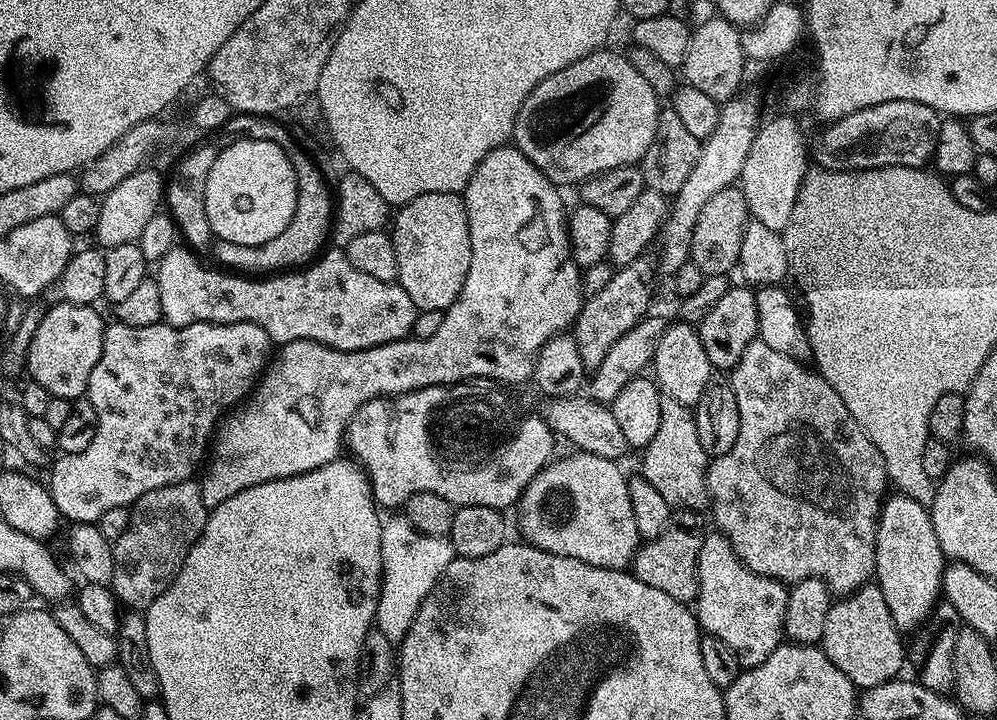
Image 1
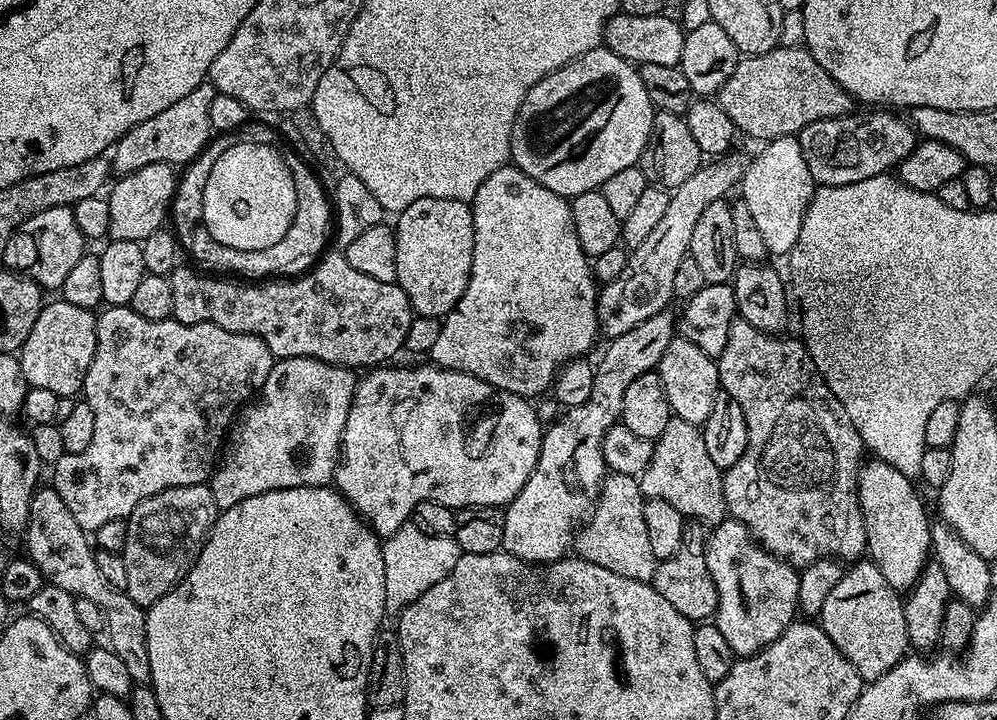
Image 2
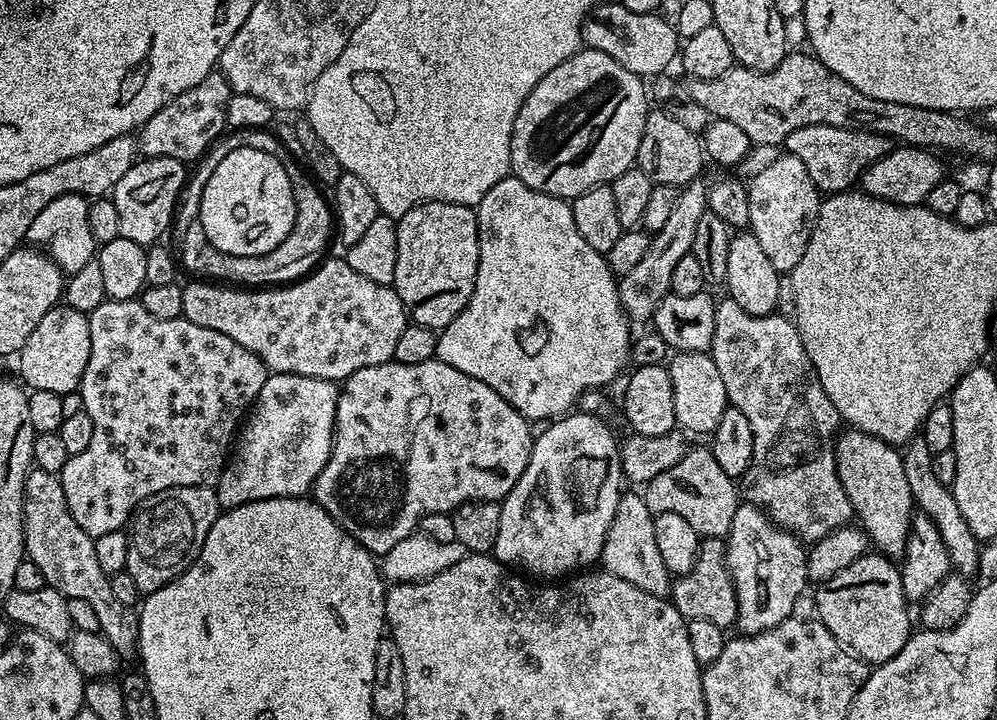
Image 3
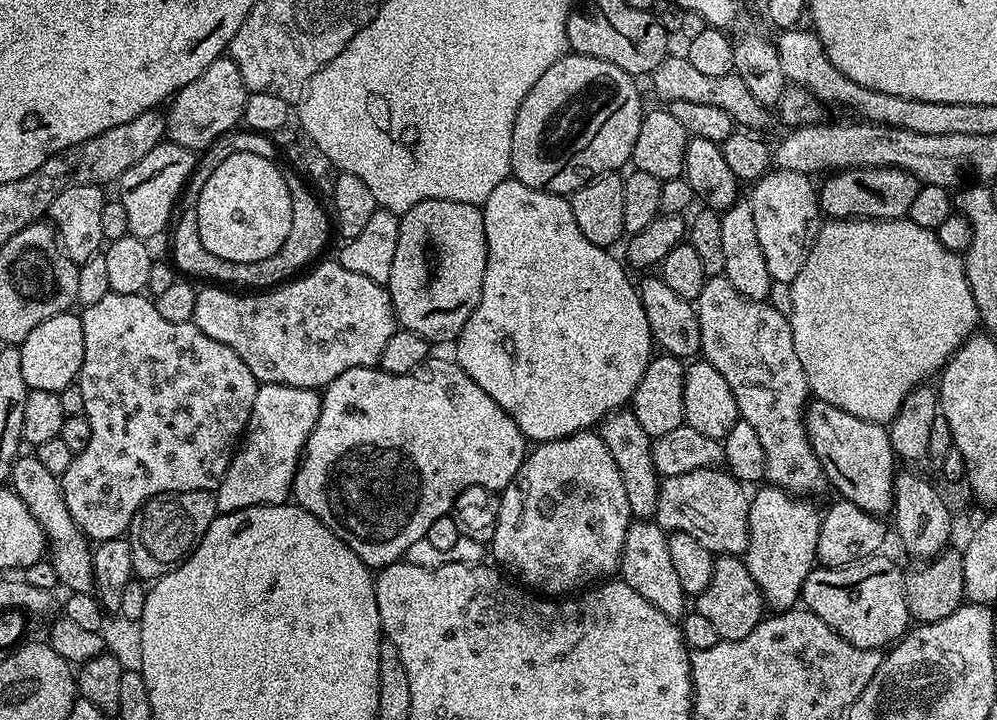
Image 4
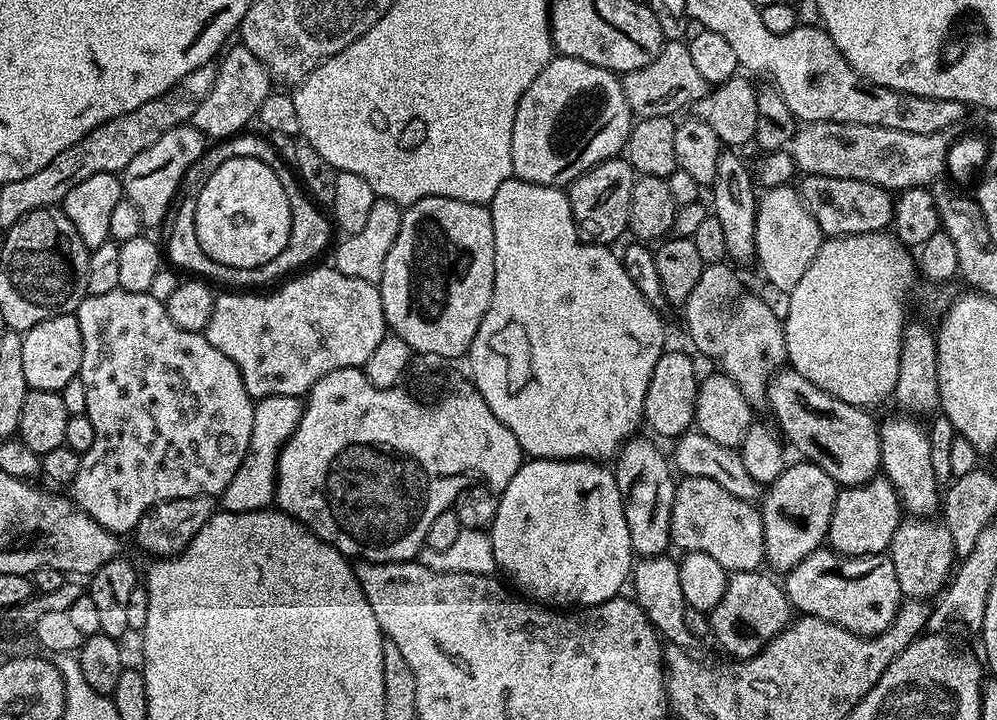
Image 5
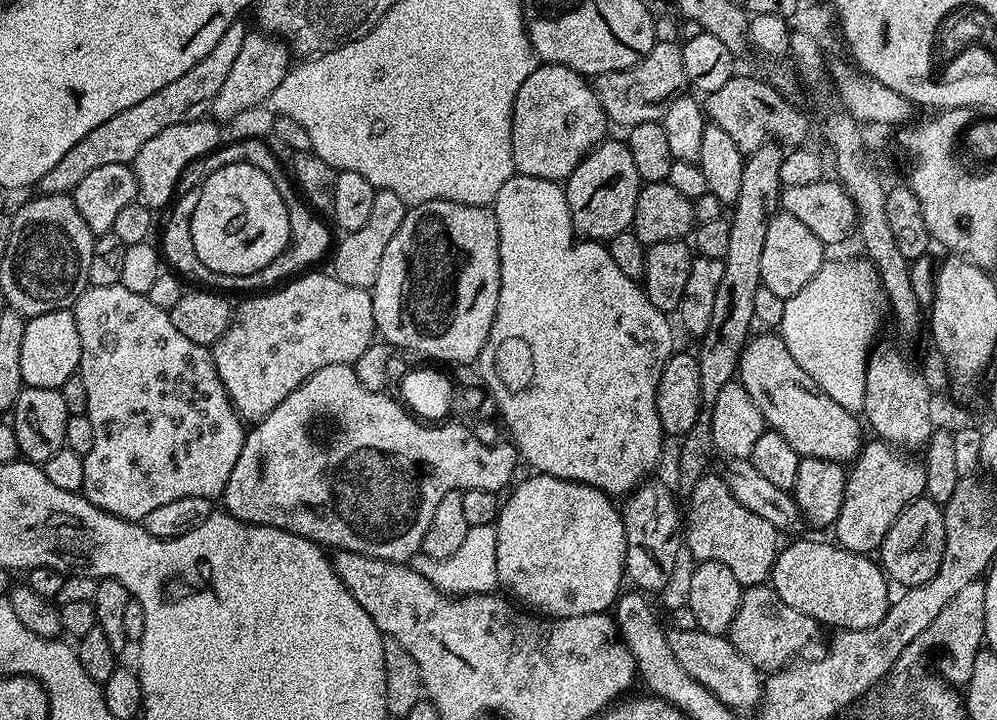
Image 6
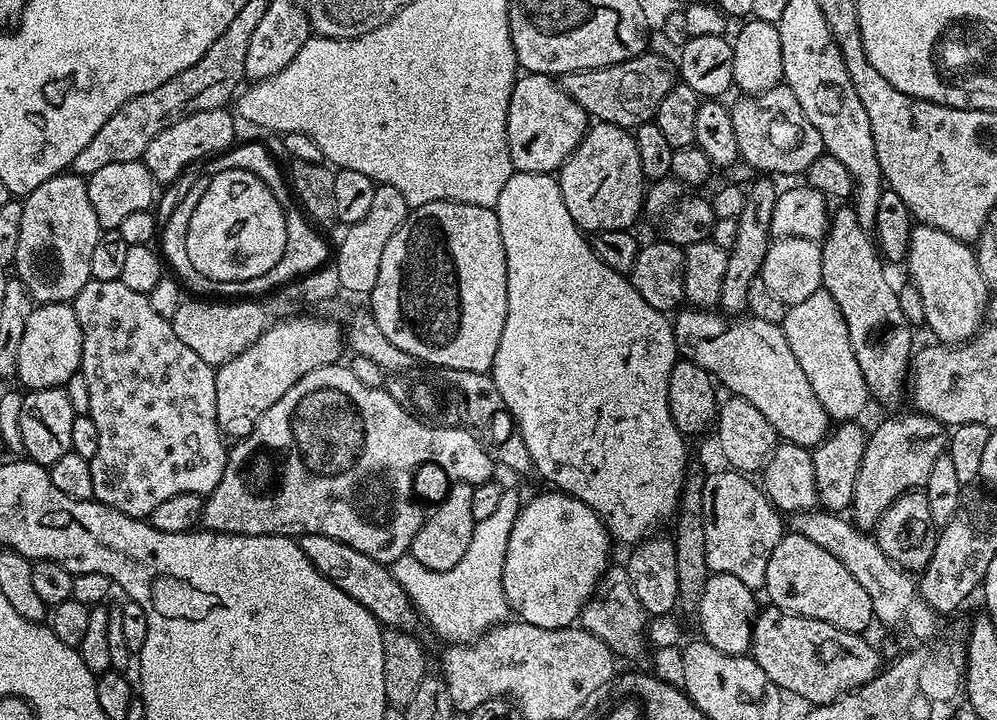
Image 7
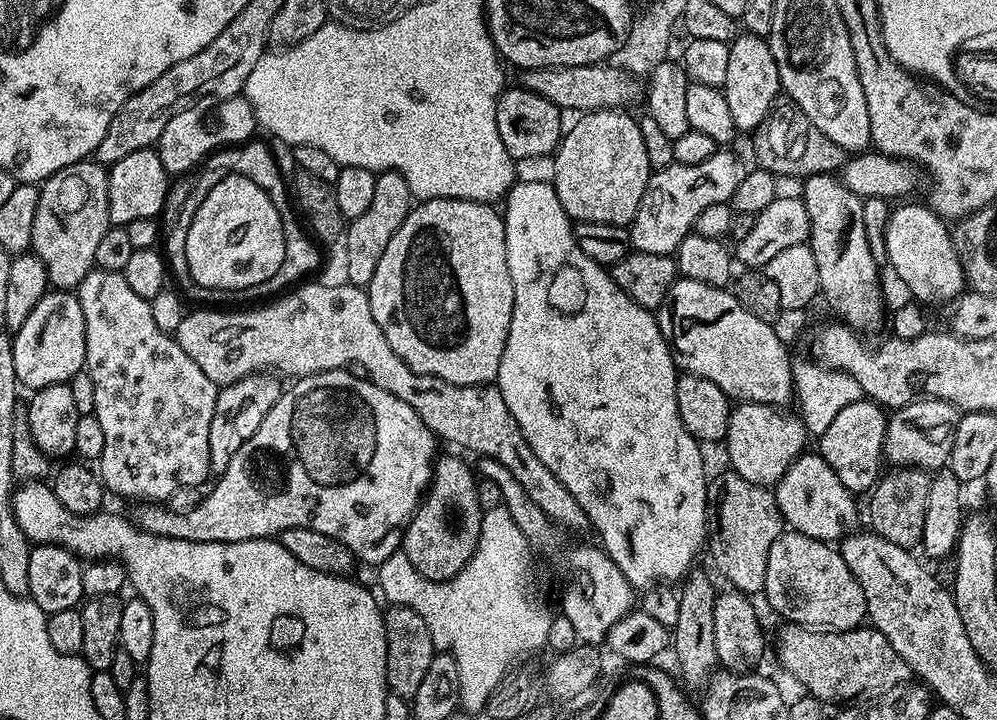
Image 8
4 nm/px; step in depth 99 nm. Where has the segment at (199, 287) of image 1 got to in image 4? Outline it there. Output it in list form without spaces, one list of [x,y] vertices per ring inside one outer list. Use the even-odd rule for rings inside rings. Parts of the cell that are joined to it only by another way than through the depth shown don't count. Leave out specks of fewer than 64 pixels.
[[[338,262],[319,264],[279,286],[252,290],[247,294],[228,286],[201,287],[194,298],[191,323],[196,324],[202,334],[214,338],[214,342],[230,346],[230,350],[250,366],[250,374],[254,374],[260,384],[323,390],[346,370],[379,365],[382,349],[398,330],[396,312],[392,309],[387,287],[370,282],[370,278],[363,274],[354,274],[354,270],[346,270],[346,266]]]

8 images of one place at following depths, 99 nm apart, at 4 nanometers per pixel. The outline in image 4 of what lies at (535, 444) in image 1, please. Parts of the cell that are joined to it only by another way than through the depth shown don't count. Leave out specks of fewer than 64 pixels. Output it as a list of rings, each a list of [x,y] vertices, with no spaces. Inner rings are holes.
[[[451,359],[434,360],[423,369],[424,380],[420,374],[383,372],[379,366],[355,368],[338,374],[338,378],[334,378],[334,382],[330,382],[328,387],[323,389],[318,422],[306,442],[304,455],[300,458],[300,468],[296,472],[296,481],[292,484],[295,503],[314,514],[314,518],[318,518],[318,522],[322,522],[334,534],[338,534],[338,538],[342,538],[342,542],[346,542],[346,546],[350,546],[350,550],[354,550],[354,554],[358,554],[358,558],[362,558],[362,562],[373,570],[382,569],[387,564],[395,564],[401,558],[407,557],[410,546],[425,539],[430,526],[438,522],[438,518],[451,513],[454,502],[458,494],[462,494],[462,490],[475,484],[489,488],[495,493],[503,490],[518,474],[526,455],[526,441],[514,418],[506,414],[506,410],[502,410],[502,406],[498,406],[498,402],[494,402],[494,398],[490,398],[490,394],[486,394],[482,386],[478,386],[478,382],[468,377],[459,364]]]

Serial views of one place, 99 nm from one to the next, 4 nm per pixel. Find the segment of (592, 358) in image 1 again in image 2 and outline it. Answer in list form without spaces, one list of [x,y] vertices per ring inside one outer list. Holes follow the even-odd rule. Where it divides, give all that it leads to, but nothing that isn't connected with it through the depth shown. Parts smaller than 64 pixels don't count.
[[[736,151],[701,163],[698,171],[690,174],[682,186],[671,189],[670,206],[666,206],[666,215],[658,221],[658,227],[642,241],[642,246],[628,252],[626,270],[622,270],[614,282],[599,289],[596,317],[605,337],[626,334],[626,330],[634,330],[638,322],[646,322],[646,318],[665,311],[671,305],[668,303],[673,303],[674,274],[682,258],[690,255],[688,247],[690,238],[694,238],[694,222],[698,222],[710,202],[724,200],[727,192],[735,189],[746,174],[749,157]]]

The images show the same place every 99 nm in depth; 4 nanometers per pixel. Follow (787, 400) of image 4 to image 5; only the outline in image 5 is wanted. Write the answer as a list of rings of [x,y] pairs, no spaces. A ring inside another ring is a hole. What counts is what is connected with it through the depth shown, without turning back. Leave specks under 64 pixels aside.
[[[725,262],[723,264],[705,264],[702,270],[702,278],[698,278],[698,283],[694,285],[694,291],[690,294],[690,298],[686,298],[686,302],[682,305],[682,312],[684,312],[684,324],[688,327],[688,336],[692,339],[692,344],[704,356],[709,356],[710,359],[716,360],[715,367],[723,372],[725,376],[729,376],[735,384],[742,390],[742,398],[746,398],[746,402],[752,405],[753,409],[760,410],[764,408],[768,398],[768,383],[777,372],[785,367],[788,359],[788,351],[786,350],[786,338],[783,334],[777,335],[776,340],[772,340],[772,331],[777,331],[778,321],[774,314],[770,312],[769,307],[760,300],[759,295],[752,294],[747,296],[746,293],[740,292],[740,280],[736,277],[737,269],[731,263]]]

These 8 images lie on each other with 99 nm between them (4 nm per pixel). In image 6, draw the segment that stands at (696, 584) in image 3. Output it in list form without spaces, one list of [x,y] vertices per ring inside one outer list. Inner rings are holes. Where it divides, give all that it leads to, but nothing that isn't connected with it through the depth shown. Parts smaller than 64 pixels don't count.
[[[762,583],[745,587],[741,591],[738,614],[734,614],[734,622],[728,627],[726,636],[732,641],[734,650],[738,650],[742,658],[746,658],[746,662],[753,664],[761,673],[771,674],[793,663],[799,657],[796,655],[815,638],[816,631],[818,625],[814,618],[802,614],[802,610],[794,610],[794,606],[786,606],[786,602],[778,598],[778,594],[771,586]]]

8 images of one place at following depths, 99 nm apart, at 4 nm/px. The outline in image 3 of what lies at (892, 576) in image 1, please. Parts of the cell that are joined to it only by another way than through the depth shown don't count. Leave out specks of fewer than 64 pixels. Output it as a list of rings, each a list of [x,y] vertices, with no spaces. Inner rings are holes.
[[[844,430],[836,438],[836,469],[855,519],[868,535],[871,547],[881,556],[903,557],[914,505],[906,470],[902,470],[901,453],[893,445],[882,442],[882,438]]]

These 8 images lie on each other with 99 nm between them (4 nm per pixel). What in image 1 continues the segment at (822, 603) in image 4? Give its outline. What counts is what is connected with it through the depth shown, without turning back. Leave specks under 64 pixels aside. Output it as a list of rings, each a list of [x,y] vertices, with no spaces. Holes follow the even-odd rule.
[[[874,582],[864,584],[856,589],[841,595],[833,603],[830,614],[826,614],[826,626],[822,630],[822,638],[819,647],[823,648],[826,658],[850,678],[850,682],[857,690],[863,690],[870,686],[882,686],[882,682],[890,682],[901,675],[906,668],[906,640],[903,640],[901,629],[896,627],[890,609],[886,606],[886,598],[882,598],[882,590]]]

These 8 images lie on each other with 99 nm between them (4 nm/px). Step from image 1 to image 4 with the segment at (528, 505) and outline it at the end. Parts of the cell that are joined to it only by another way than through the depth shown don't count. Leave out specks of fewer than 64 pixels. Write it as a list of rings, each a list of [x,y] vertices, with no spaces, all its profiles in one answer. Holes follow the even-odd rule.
[[[636,520],[629,524],[618,572],[624,583],[634,586],[634,590],[638,590],[638,594],[642,594],[650,606],[658,606],[658,610],[667,616],[683,617],[686,611],[686,593],[682,590],[682,581],[678,579],[678,573],[670,559],[668,536],[657,524],[648,520]]]

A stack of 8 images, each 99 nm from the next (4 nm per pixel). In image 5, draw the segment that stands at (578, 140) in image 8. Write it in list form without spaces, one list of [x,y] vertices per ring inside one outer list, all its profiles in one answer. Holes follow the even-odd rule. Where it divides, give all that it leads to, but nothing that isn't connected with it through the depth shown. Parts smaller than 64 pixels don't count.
[[[617,158],[594,166],[586,174],[579,176],[574,183],[567,185],[566,191],[574,222],[591,243],[612,246],[620,235],[628,232],[630,194],[634,191],[637,175],[627,160]]]

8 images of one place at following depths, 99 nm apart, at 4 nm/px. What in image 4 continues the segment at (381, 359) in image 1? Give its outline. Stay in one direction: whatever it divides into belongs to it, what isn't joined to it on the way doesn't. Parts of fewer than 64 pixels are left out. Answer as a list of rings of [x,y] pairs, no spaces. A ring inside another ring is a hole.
[[[509,178],[501,182],[498,186],[494,186],[494,191],[490,193],[490,198],[486,198],[482,205],[484,214],[484,225],[486,226],[486,246],[488,247],[488,261],[486,262],[486,274],[482,278],[482,298],[480,305],[474,310],[474,314],[470,314],[470,322],[466,322],[466,326],[462,326],[460,335],[454,341],[456,347],[455,363],[474,382],[478,382],[478,386],[482,386],[482,390],[486,390],[486,394],[490,394],[490,398],[494,398],[494,402],[498,402],[498,406],[502,406],[502,410],[506,410],[506,414],[510,414],[514,418],[514,422],[518,426],[518,430],[522,430],[525,441],[543,442],[545,440],[561,440],[567,436],[573,436],[576,432],[586,432],[595,429],[605,416],[623,409],[625,405],[631,401],[634,390],[638,386],[638,382],[642,382],[642,374],[646,374],[646,366],[651,362],[654,355],[654,341],[650,334],[650,322],[646,322],[646,310],[640,301],[640,294],[634,280],[627,276],[625,265],[620,264],[611,256],[608,248],[600,248],[594,242],[590,242],[586,238],[586,234],[582,234],[582,230],[578,230],[578,222],[574,222],[574,214],[572,213],[572,205],[563,196],[556,196],[553,192],[543,192],[542,190],[534,190],[530,186],[526,186],[522,181],[515,178]],[[260,384],[256,389],[254,406],[250,410],[248,426],[226,470],[224,480],[214,490],[217,513],[233,512],[255,504],[282,504],[292,496],[292,484],[300,468],[304,447],[318,422],[321,393],[315,388],[282,386],[281,384]]]

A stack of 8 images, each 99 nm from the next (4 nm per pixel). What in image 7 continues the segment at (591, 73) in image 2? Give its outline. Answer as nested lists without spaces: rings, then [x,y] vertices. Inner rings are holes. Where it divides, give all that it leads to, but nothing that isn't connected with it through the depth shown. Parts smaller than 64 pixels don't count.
[[[537,72],[521,75],[510,94],[506,134],[512,166],[518,172],[555,173],[588,133],[590,117],[551,76]]]

